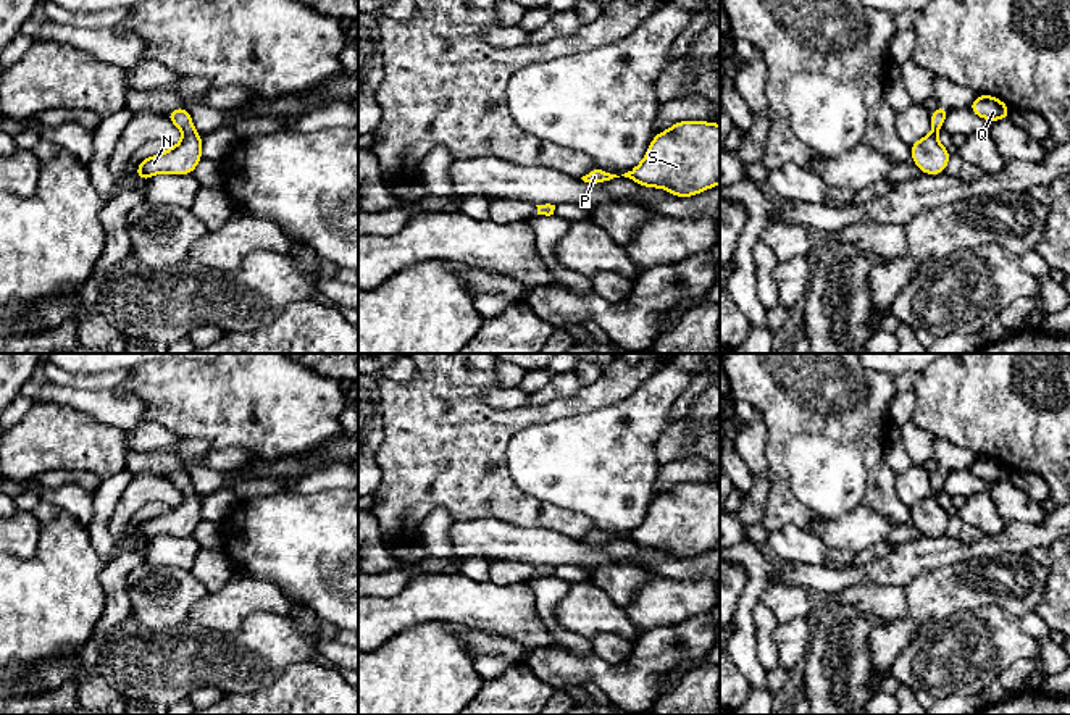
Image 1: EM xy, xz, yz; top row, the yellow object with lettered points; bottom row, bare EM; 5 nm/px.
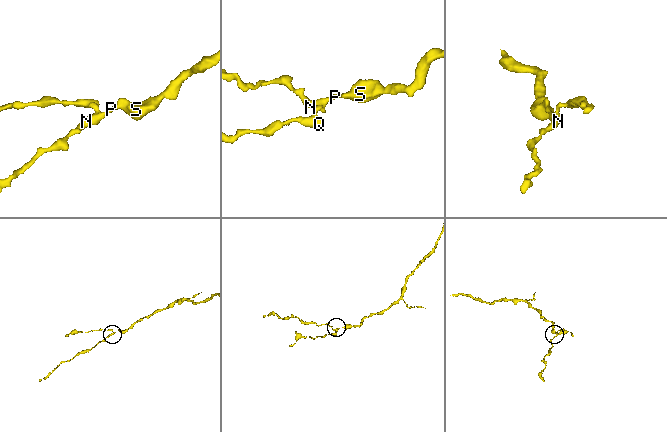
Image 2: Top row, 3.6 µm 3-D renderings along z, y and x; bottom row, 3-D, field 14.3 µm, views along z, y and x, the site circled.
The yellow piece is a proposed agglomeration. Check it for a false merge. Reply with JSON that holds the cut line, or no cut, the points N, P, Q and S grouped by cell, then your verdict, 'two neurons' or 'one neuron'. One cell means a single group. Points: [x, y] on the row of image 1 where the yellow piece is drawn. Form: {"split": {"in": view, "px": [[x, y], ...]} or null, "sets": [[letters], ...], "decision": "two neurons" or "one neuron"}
{"split": null, "sets": [["N", "P", "Q", "S"]], "decision": "one neuron"}

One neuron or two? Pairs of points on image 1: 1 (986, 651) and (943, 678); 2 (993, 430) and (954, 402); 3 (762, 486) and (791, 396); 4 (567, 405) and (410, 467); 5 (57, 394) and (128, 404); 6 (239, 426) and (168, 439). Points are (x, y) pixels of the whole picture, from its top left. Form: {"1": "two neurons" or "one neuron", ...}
{"1": "one neuron", "2": "one neuron", "3": "two neurons", "4": "one neuron", "5": "one neuron", "6": "two neurons"}

